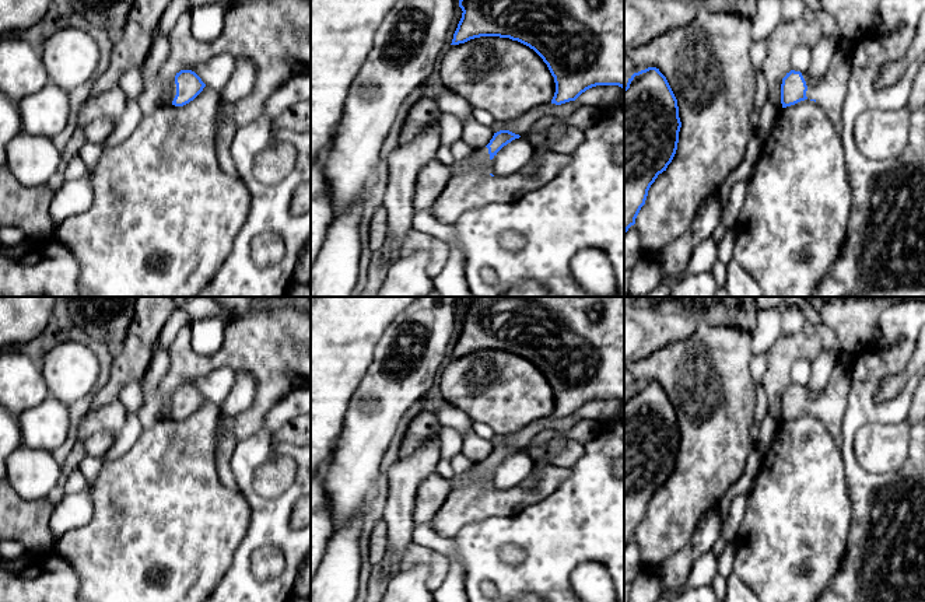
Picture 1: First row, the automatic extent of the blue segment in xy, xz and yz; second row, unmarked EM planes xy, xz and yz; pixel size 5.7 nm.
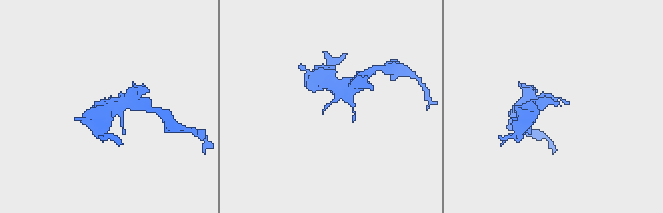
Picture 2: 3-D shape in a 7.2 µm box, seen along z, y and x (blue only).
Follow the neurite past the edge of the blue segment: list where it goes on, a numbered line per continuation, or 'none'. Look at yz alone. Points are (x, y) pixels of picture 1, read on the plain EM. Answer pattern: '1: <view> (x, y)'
1: yz (829, 403)

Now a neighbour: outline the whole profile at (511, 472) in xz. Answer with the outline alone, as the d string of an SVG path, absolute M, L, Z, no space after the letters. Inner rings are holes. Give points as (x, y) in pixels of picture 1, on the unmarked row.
M519 451L504 459L493 473L487 476L486 483L494 490L505 491L519 486L535 469L535 461Z

